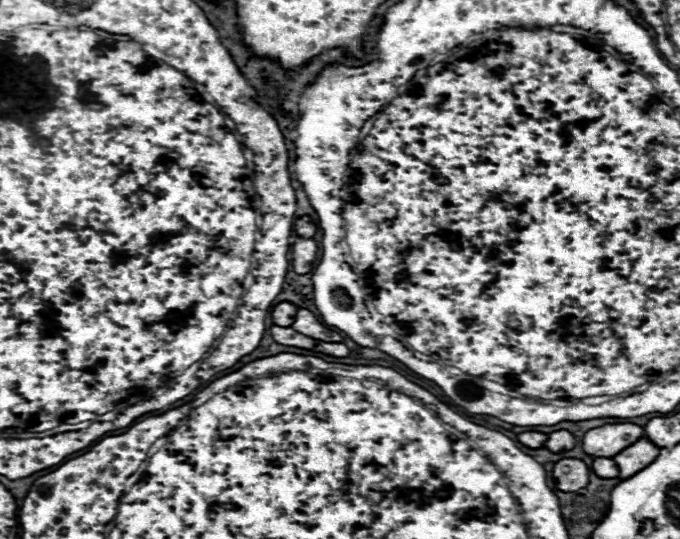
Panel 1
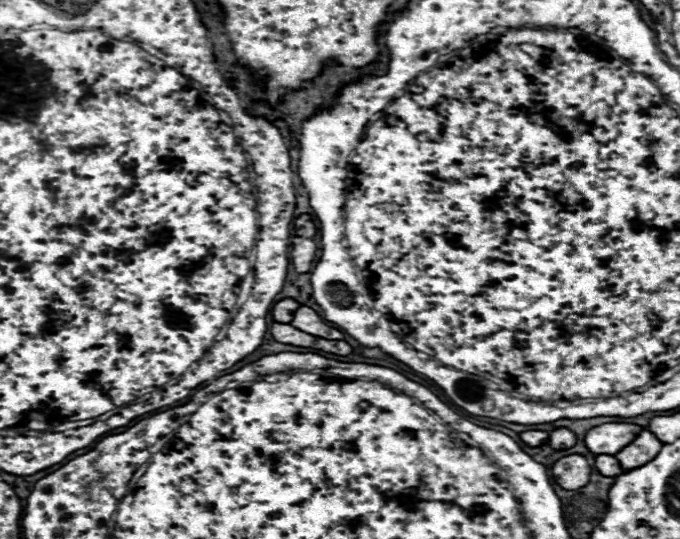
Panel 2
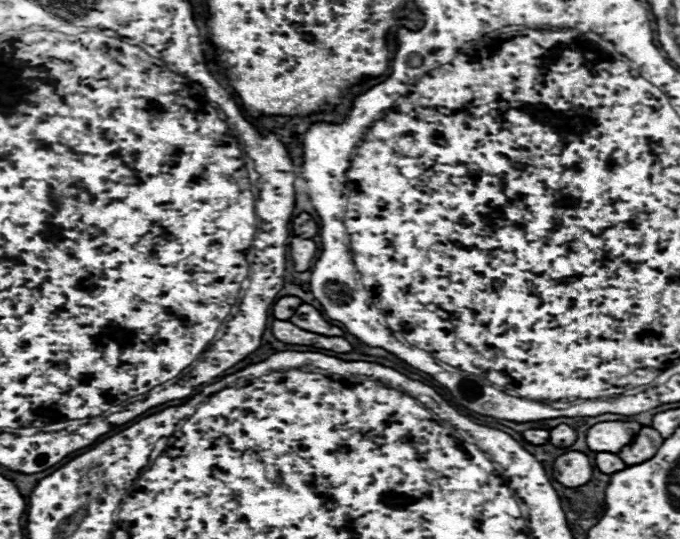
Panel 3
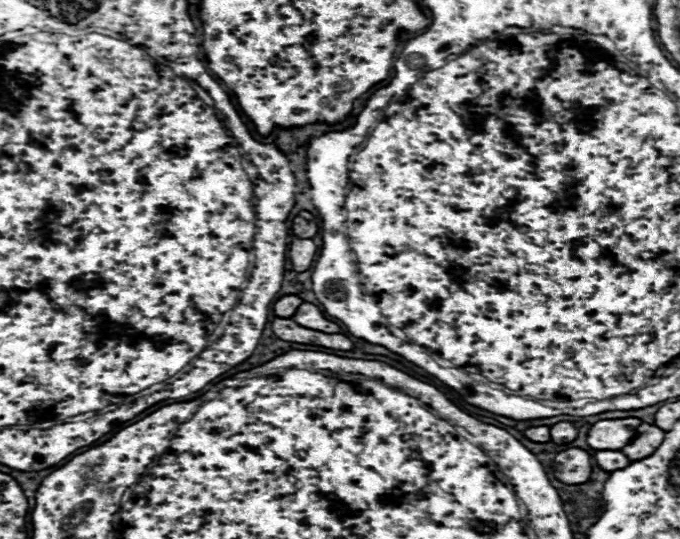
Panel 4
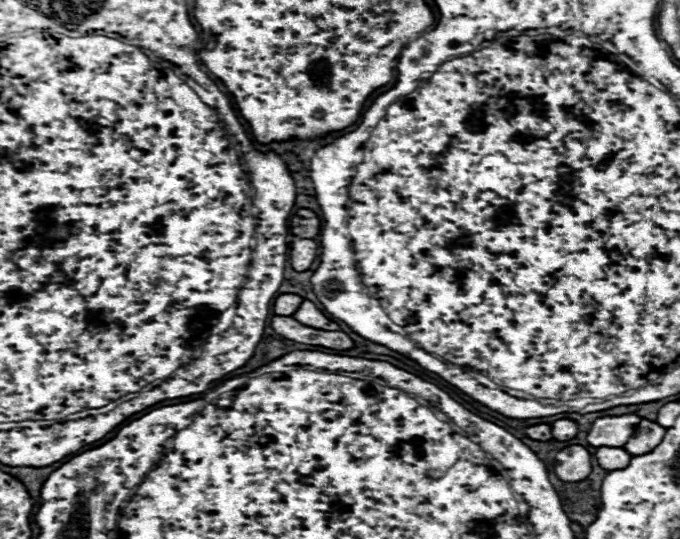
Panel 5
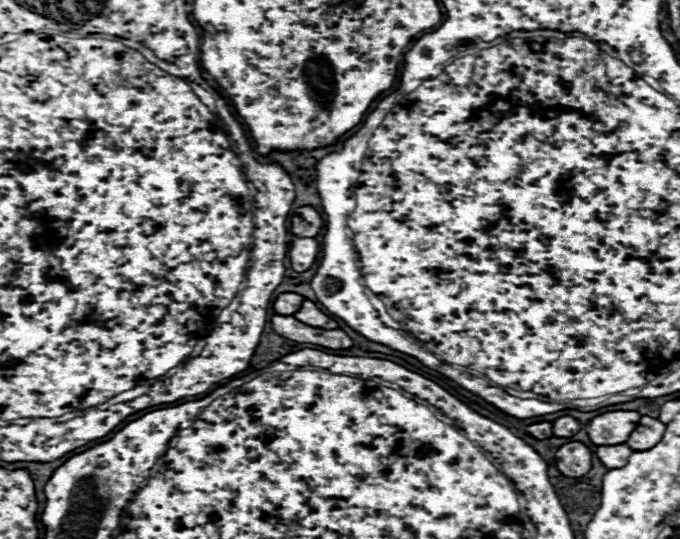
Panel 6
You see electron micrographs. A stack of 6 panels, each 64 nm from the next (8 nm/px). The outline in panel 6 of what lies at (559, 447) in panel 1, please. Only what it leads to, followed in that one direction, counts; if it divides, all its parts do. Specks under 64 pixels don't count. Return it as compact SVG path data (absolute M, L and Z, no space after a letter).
M562 416L562 418L554 420L554 436L560 436L560 438L570 438L580 428L582 428L582 424L572 416Z

